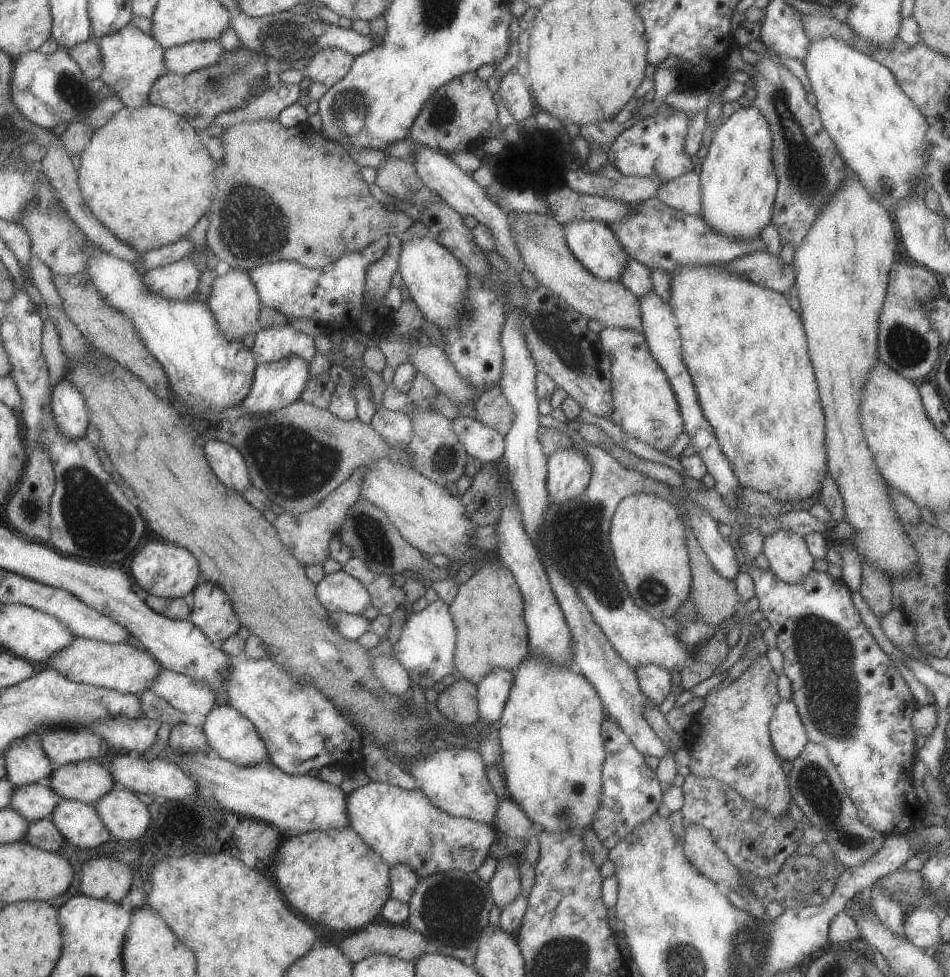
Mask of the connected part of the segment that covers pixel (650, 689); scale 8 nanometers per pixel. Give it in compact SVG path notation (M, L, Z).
M645 664L635 668L637 678L639 678L639 688L643 694L647 694L655 706L663 702L663 698L671 692L671 676L669 670L657 664Z

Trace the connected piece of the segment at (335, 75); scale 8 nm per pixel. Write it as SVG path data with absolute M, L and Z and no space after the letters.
M339 48L321 50L311 58L307 68L303 70L303 76L309 76L315 84L325 84L327 88L331 88L343 76L347 76L353 66L353 60L355 58L351 54Z

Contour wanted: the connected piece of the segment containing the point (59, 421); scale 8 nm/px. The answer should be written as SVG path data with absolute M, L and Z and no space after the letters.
M61 380L51 392L51 414L55 428L67 440L79 440L89 426L89 412L83 394L69 382Z

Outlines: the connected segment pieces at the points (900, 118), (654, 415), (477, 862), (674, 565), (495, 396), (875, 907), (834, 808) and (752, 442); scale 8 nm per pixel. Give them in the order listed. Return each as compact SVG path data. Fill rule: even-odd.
M833 36L809 40L803 66L811 92L817 98L815 108L821 124L835 142L845 166L857 174L869 194L887 210L907 194L915 200L911 182L917 174L925 174L925 134L929 124L925 124L921 110L899 88L893 72Z
M603 328L599 332L599 346L611 360L611 396L613 396L613 418L609 422L617 424L629 436L649 444L659 452L667 452L675 438L685 430L683 418L675 400L675 394L667 382L665 372L653 360L647 340L635 330Z
M369 782L347 794L347 820L349 826L387 862L389 868L407 864L419 878L449 870L475 874L487 860L489 848L497 834L493 826L473 822L469 818L455 818L435 808L421 790L407 792L383 782Z
M657 494L625 496L611 518L611 546L617 568L635 606L651 618L673 618L691 594L691 560L687 548L687 528L677 506Z
M499 386L481 392L481 398L475 402L473 408L477 422L493 428L497 434L505 438L505 434L513 424L513 410Z
M871 888L871 910L879 918L879 922L883 922L887 926L887 930L891 930L891 934L905 938L905 930L903 930L905 912L883 890Z
M807 742L807 746L791 760L793 768L787 774L789 778L789 790L793 804L803 812L803 818L809 822L809 826L815 826L817 830L823 830L825 838L823 842L833 852L833 858L841 862L847 868L857 868L863 862L871 860L883 846L885 836L881 832L875 832L873 828L865 826L859 816L857 808L847 796L847 788L835 768L835 764L829 760L827 752L819 744Z
M727 264L723 266L677 266L675 272L671 272L671 284L669 284L669 306L677 318L679 324L679 338L681 338L681 356L683 364L691 376L699 408L713 428L719 448L725 454L725 458L731 464L731 470L735 478L739 480L741 488L749 488L755 492L769 494L777 502L793 502L793 500L807 500L819 496L821 480L827 476L827 454L825 454L825 414L821 414L819 398L817 398L817 386L813 378L813 368L809 362L809 348L807 348L807 336L803 334L803 320L787 296L769 290L761 284L755 284L735 272L727 270Z

